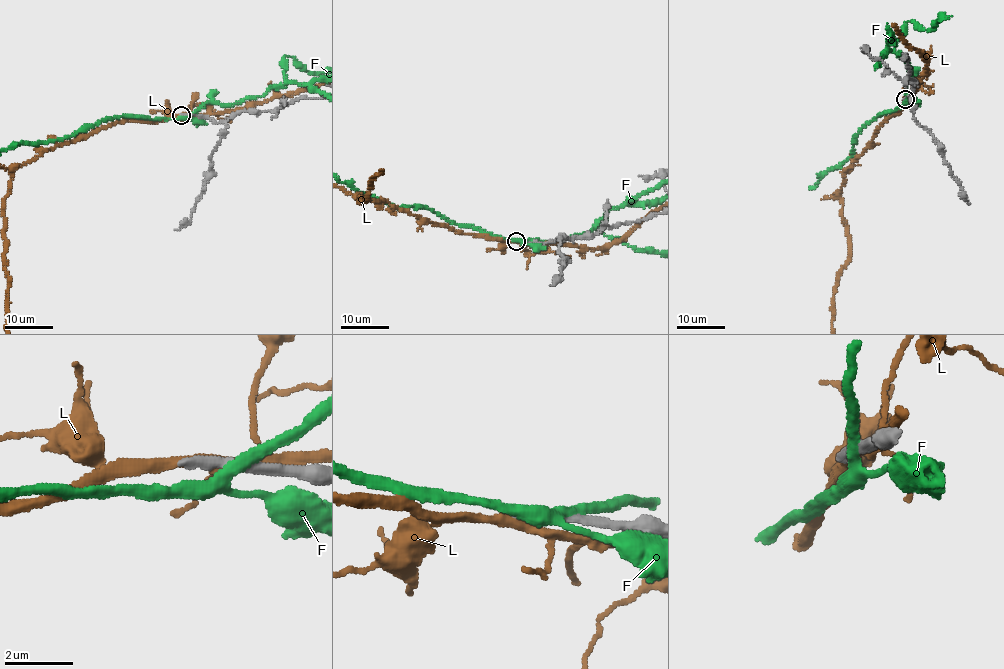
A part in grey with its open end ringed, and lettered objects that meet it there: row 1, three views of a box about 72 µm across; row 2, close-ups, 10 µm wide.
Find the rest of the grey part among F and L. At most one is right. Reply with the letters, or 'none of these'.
none of these

